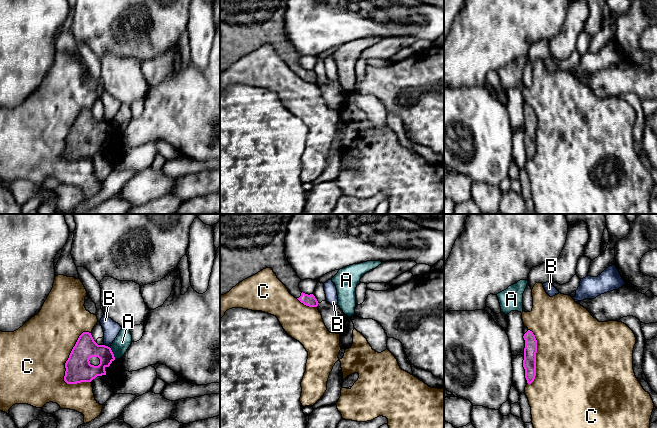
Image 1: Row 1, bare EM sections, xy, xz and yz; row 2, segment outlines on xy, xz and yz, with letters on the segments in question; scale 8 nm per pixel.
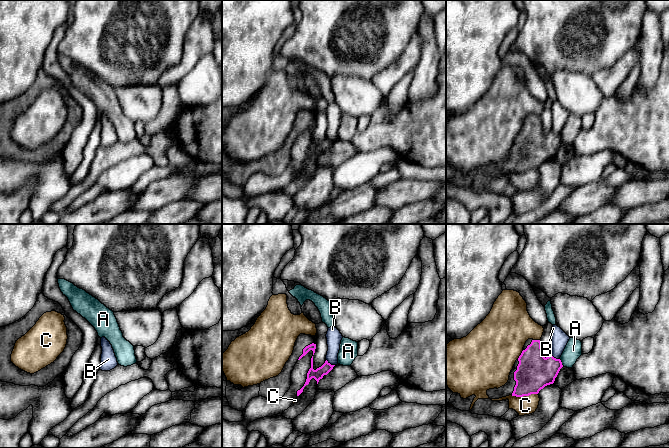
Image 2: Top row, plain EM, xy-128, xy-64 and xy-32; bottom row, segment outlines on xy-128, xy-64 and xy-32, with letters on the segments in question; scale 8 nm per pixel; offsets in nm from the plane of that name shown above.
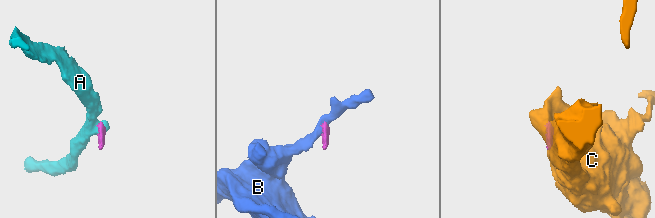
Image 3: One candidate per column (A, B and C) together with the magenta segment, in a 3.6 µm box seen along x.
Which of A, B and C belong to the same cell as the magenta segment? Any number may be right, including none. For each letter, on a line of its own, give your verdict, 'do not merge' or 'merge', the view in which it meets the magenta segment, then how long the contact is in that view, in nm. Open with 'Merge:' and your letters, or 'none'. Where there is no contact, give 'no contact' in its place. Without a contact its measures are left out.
Merge: none
A: do not merge; meets magenta in xy; contact 110 nm long
B: do not merge; meets magenta in xy; contact 50 nm long
C: do not merge; meets magenta in xy; contact 460 nm long

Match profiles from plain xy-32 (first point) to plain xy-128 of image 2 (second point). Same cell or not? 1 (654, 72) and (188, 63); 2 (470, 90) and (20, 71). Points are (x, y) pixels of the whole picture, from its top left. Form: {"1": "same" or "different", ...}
{"1": "different", "2": "same"}

